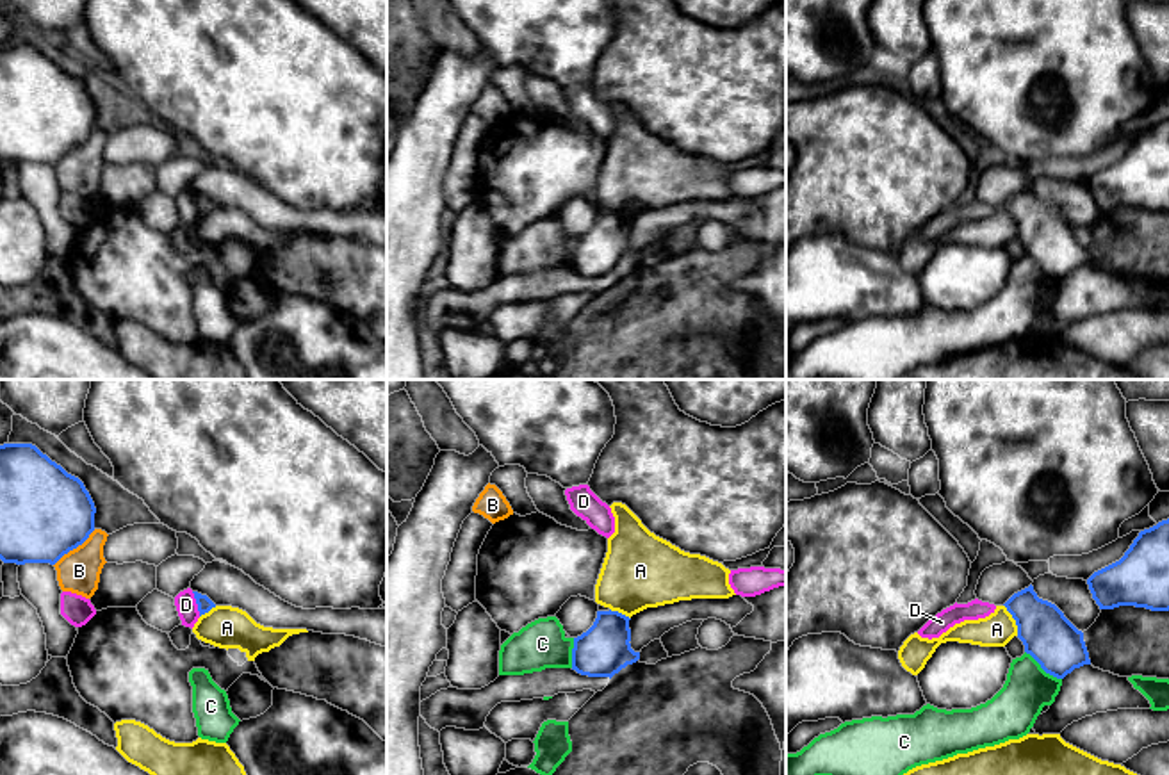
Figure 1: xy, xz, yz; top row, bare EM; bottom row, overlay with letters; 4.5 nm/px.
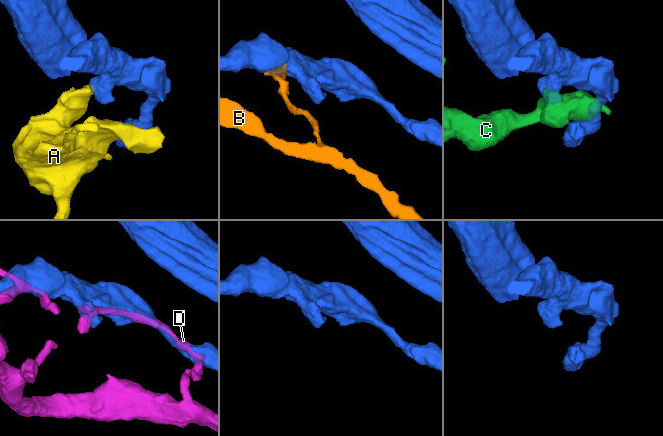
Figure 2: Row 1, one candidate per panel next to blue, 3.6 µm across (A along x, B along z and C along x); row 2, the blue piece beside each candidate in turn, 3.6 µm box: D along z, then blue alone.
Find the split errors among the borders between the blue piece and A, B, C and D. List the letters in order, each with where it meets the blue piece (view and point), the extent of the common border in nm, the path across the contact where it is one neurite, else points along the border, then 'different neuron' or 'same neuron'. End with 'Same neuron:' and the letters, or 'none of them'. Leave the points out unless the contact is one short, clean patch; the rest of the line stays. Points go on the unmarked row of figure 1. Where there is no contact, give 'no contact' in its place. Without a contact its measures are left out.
A: yz (1014, 220) | 160 nm | along yz (1004, 205), (1014, 221), (1018, 236) | different neuron
B: xy (73, 148) | 260 nm | different neuron
C: yz (1043, 269) | 220 nm | different neuron
D: xy (196, 203) | 120 nm | different neuron
Same neuron: none of them

